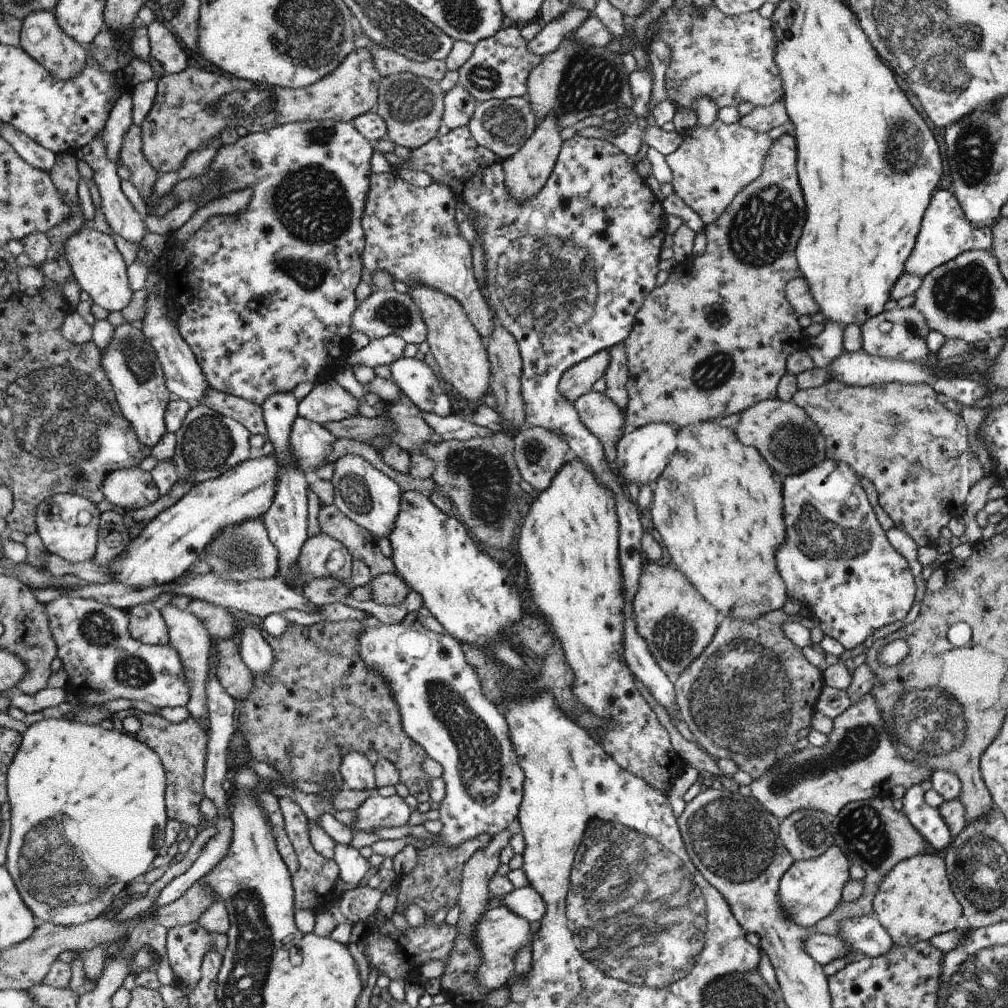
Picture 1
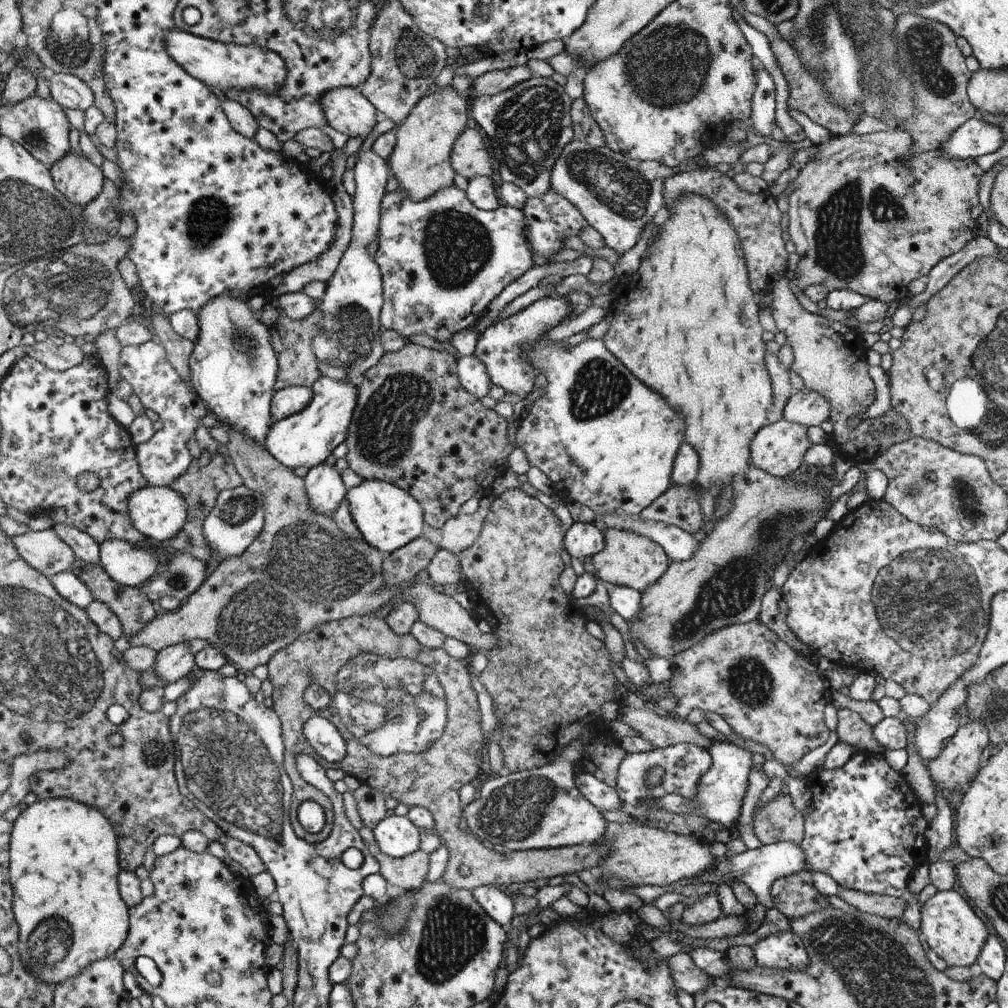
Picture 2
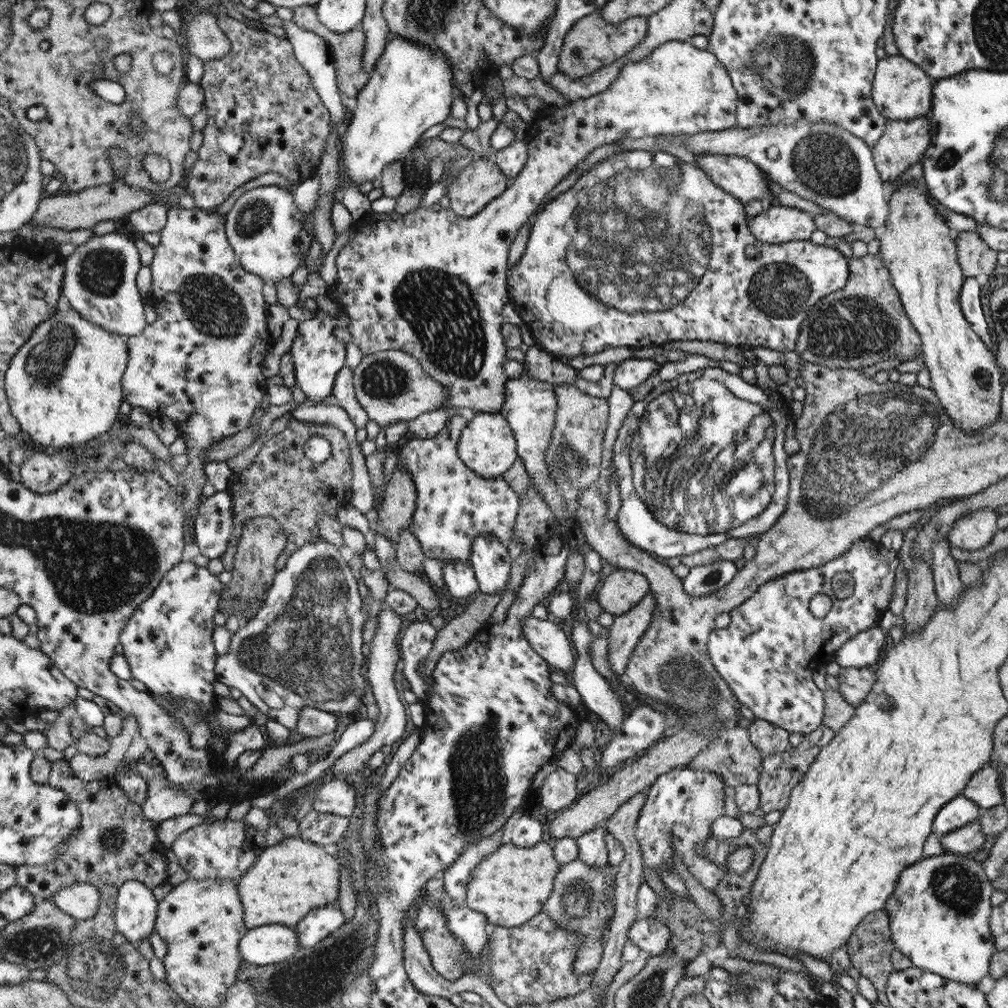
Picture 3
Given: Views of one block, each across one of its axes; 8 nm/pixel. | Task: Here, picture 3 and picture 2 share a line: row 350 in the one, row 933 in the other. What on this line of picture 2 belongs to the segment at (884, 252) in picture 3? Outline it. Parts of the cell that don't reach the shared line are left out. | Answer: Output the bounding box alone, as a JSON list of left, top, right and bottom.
[920,890,991,967]

